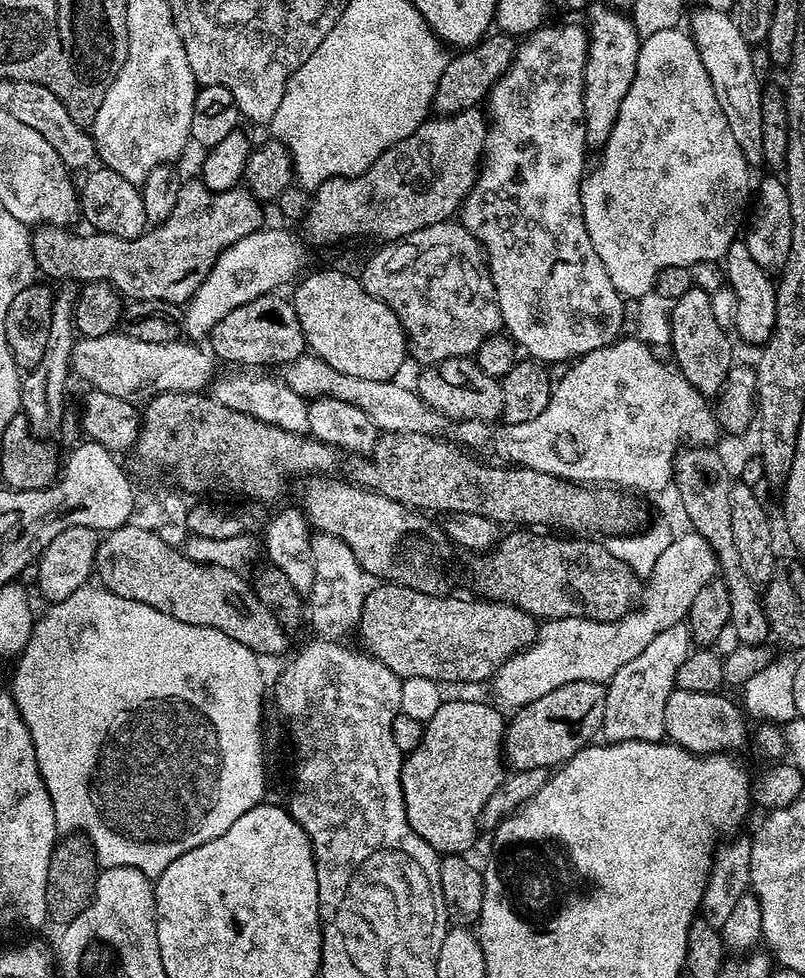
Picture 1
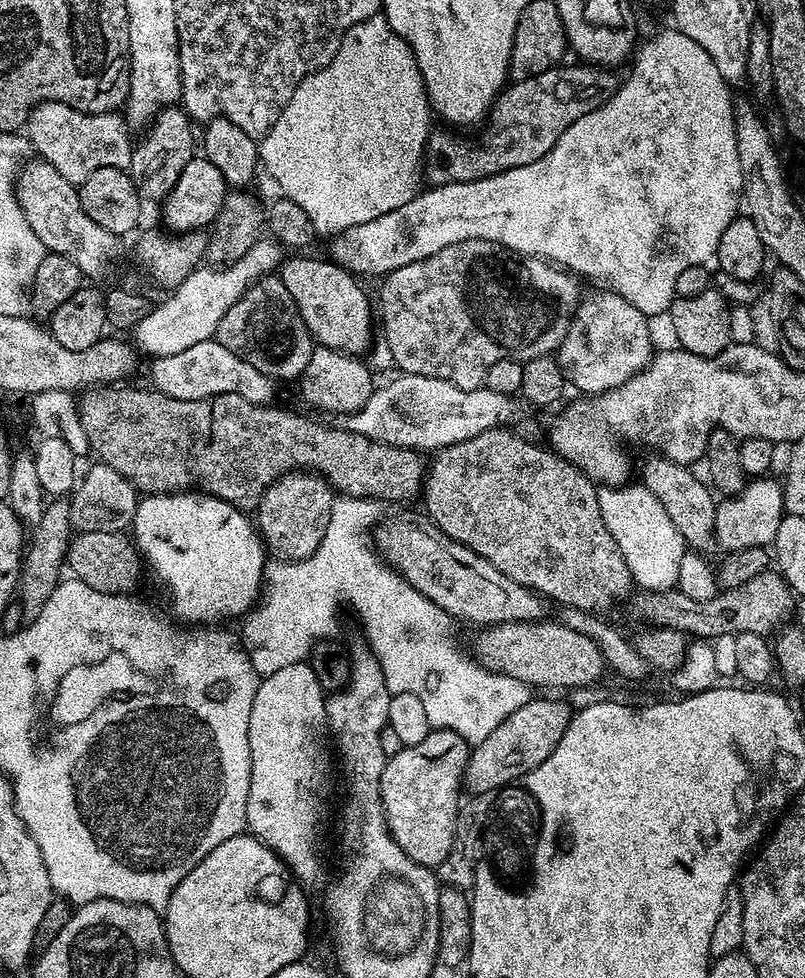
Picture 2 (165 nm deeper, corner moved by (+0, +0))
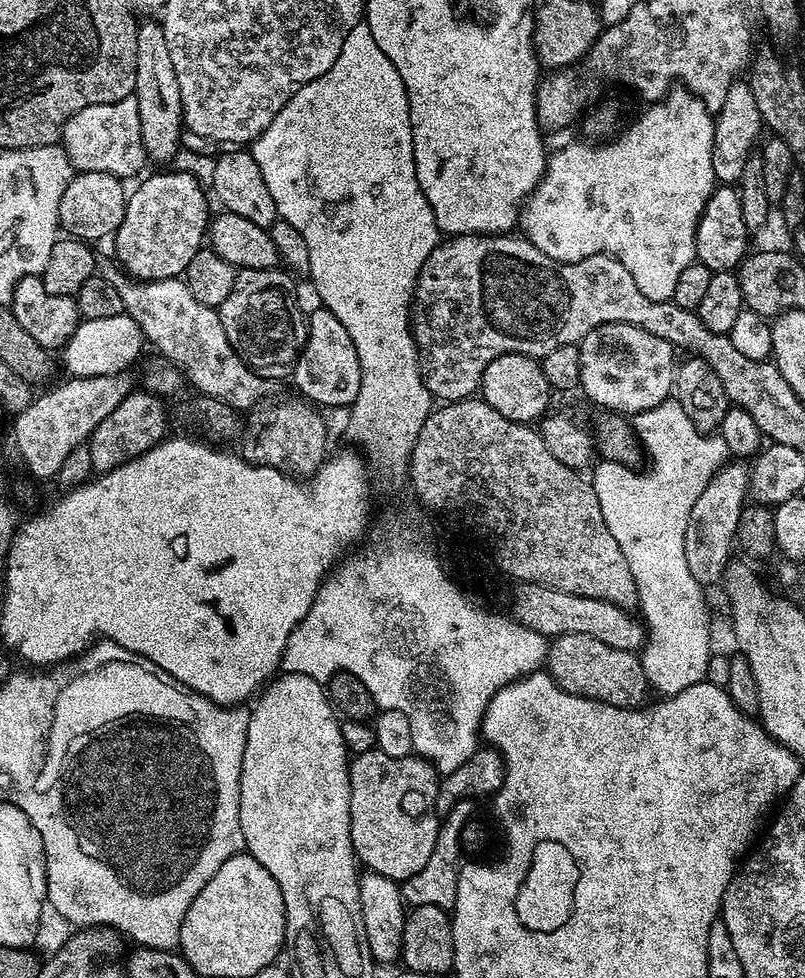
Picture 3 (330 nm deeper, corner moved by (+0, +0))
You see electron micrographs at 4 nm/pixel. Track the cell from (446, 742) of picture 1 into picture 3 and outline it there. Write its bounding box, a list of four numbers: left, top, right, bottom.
[350,750,441,882]

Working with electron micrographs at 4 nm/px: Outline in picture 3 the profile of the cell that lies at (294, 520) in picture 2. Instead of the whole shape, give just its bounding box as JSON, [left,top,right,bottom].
[239,400,330,474]

